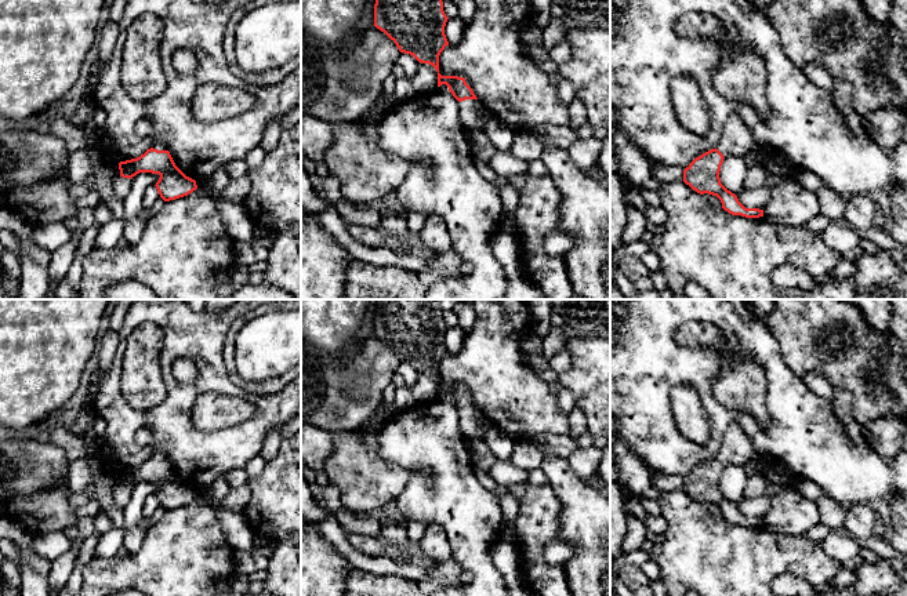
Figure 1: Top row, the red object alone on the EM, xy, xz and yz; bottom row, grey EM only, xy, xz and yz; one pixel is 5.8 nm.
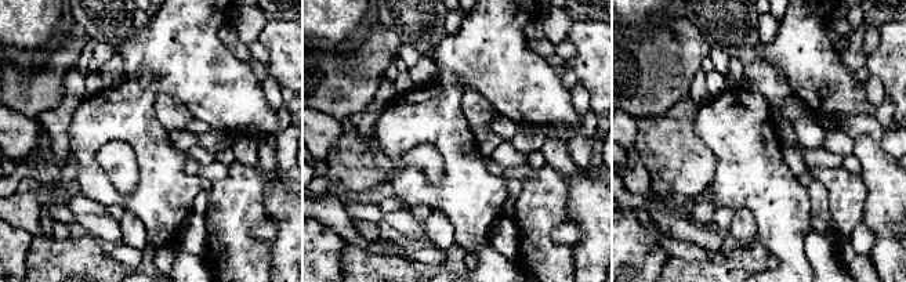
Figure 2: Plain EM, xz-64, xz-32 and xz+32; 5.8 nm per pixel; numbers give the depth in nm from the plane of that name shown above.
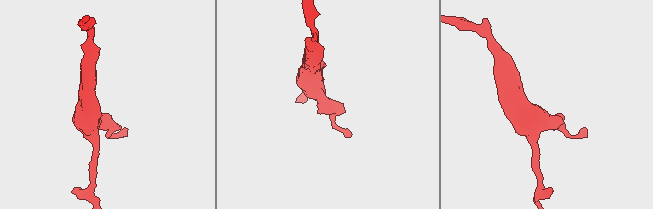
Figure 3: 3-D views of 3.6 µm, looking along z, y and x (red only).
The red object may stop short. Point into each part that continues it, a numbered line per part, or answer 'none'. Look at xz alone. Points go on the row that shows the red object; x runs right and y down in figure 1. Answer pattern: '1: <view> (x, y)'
1: xz (471, 111)

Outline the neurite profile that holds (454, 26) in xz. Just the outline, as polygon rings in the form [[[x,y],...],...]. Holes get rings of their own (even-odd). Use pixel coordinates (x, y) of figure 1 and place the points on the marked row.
[[[460,17],[447,19],[445,26],[445,34],[449,44],[457,44],[461,41],[464,34],[464,26],[465,23],[461,21]]]

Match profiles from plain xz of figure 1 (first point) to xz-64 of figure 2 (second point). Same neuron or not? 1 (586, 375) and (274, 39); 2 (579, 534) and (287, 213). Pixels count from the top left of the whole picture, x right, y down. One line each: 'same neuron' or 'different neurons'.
1: same neuron
2: same neuron

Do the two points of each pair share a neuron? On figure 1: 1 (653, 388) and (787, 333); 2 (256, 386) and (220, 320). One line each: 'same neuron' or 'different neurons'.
1: different neurons
2: different neurons

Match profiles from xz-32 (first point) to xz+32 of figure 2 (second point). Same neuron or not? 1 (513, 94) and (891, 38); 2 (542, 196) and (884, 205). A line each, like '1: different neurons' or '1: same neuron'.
1: different neurons
2: different neurons

